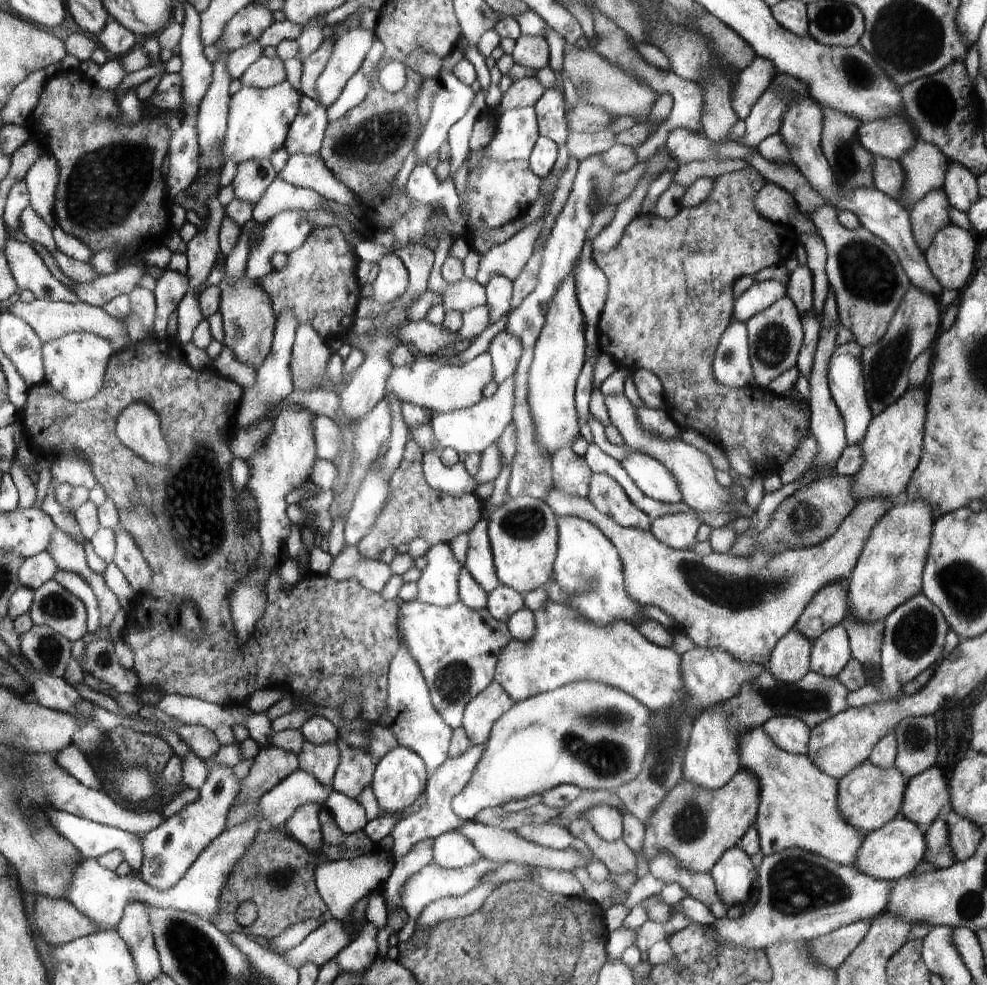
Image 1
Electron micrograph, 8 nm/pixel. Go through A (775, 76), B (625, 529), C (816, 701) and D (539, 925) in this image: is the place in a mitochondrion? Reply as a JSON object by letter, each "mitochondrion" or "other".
{"A":"other","B":"other","C":"mitochondrion","D":"mitochondrion"}

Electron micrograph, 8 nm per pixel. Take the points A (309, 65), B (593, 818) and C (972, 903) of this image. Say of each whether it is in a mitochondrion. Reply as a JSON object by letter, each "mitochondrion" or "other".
{"A":"other","B":"other","C":"mitochondrion"}

